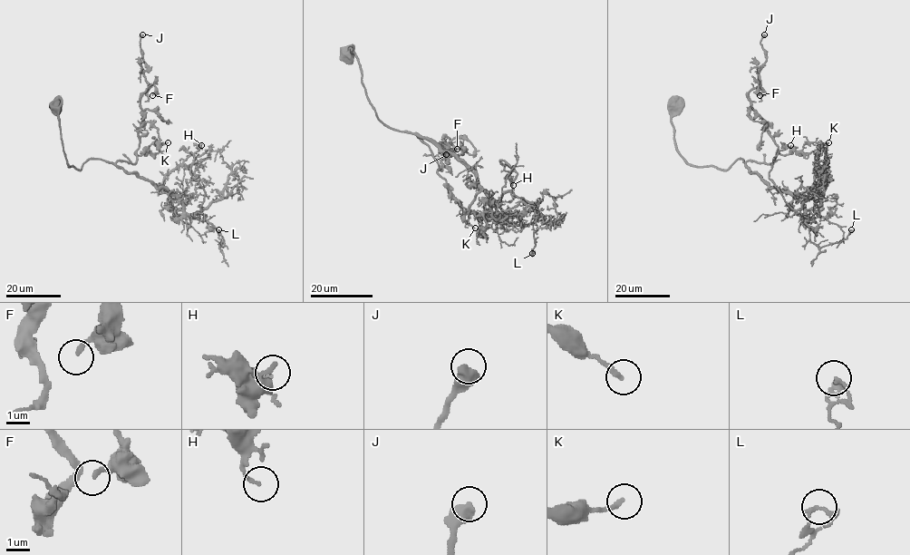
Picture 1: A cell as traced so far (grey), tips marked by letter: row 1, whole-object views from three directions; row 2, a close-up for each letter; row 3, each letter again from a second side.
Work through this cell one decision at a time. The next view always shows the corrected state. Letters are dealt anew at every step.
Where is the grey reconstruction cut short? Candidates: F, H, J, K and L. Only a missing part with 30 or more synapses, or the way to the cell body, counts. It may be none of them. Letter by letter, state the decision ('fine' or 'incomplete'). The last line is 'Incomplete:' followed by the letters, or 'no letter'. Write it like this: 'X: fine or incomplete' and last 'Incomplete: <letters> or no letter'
F: fine
H: fine
J: fine
K: fine
L: fine
Incomplete: no letter

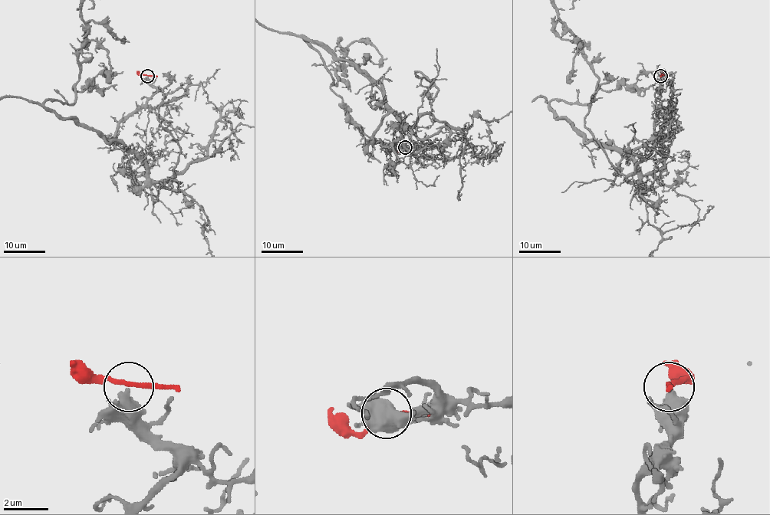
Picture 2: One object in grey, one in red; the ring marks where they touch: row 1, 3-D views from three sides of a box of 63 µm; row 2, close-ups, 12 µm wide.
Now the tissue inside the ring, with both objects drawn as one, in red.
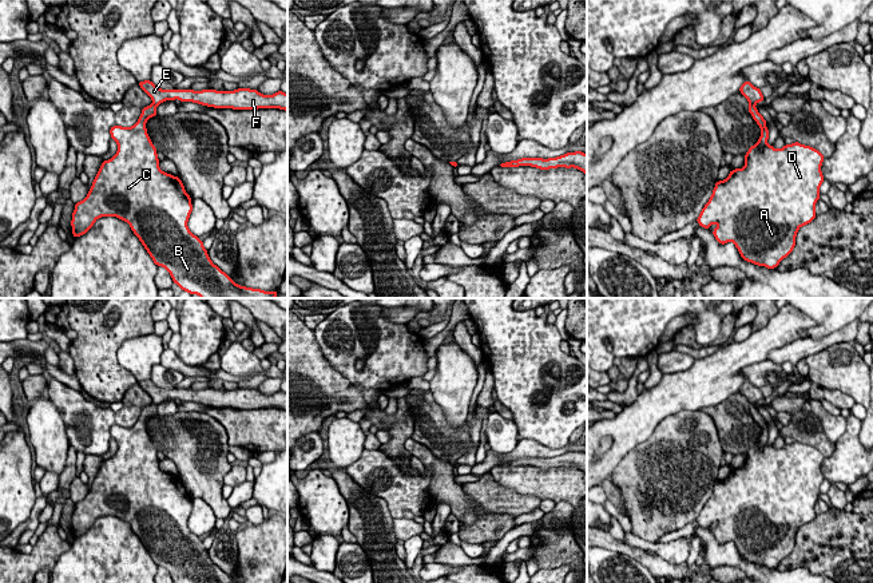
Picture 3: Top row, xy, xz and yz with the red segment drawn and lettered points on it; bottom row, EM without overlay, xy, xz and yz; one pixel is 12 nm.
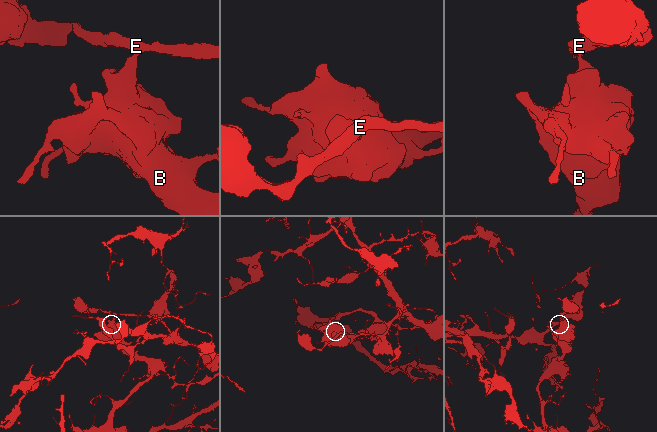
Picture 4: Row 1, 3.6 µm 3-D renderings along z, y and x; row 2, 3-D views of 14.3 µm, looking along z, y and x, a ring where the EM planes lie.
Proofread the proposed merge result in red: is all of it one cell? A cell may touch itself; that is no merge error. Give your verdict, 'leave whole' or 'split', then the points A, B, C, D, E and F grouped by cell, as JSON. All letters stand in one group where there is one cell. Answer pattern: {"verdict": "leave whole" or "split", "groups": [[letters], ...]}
{"verdict": "split", "groups": [["A", "B", "C", "D"], ["E", "F"]]}

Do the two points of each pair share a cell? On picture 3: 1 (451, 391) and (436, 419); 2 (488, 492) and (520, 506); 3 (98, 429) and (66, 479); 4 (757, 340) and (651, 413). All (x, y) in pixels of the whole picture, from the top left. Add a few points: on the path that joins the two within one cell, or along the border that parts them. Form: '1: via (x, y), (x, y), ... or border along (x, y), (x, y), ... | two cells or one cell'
1: border along (429, 389), (445, 420), (457, 429) | two cells
2: via (496, 499), (512, 503) | one cell
3: border along (70, 444), (76, 452) | two cells
4: via (730, 360), (705, 384), (693, 389), (678, 391) | one cell

